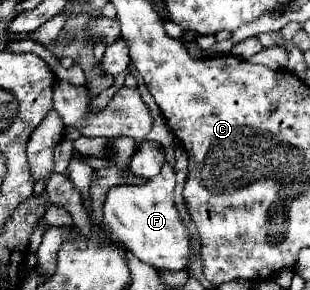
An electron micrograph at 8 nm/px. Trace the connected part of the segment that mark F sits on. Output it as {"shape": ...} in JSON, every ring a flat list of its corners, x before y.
{"shape":[[169,164,143,186,115,186,103,206,103,226,141,262,157,270,189,270,191,266,191,232,181,222,173,204,175,172]]}

